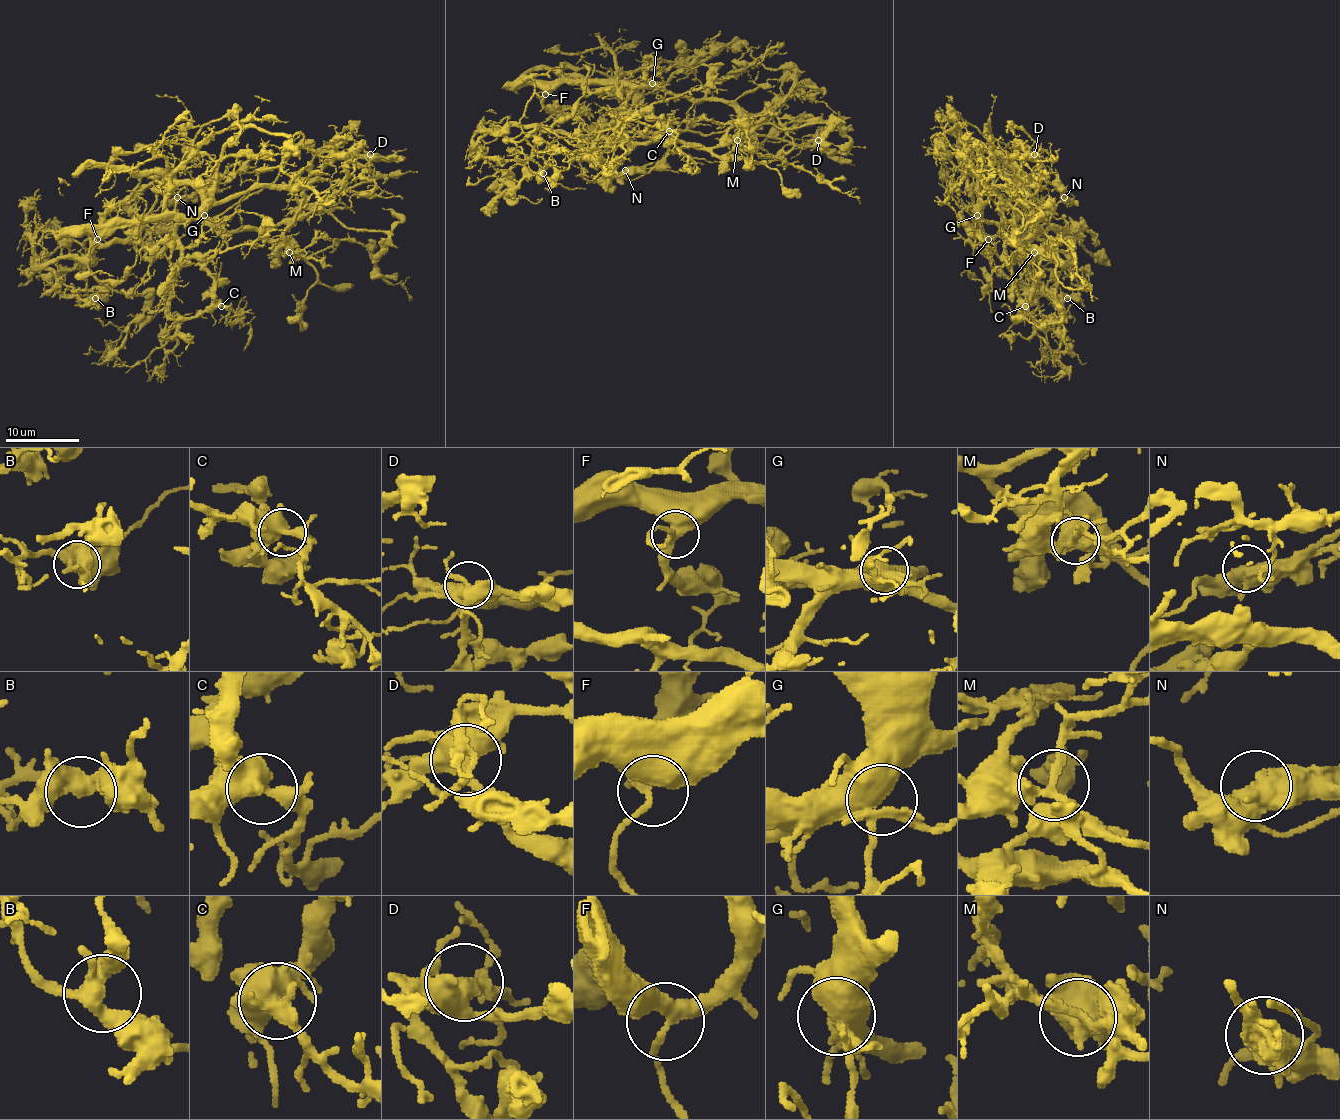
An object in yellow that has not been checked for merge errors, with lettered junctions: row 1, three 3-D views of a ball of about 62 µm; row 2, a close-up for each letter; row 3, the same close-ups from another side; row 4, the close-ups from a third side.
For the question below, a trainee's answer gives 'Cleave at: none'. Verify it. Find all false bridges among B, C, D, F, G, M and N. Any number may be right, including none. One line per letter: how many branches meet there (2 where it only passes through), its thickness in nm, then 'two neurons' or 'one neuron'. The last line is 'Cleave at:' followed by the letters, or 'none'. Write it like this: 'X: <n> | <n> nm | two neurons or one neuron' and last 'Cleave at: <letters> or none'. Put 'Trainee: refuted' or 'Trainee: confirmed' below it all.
B: 5 | 400 nm | one neuron
C: 4 | 480 nm | one neuron
D: 5 | 440 nm | one neuron
F: 3 | 360 nm | one neuron
G: 4 | 500 nm | one neuron
M: 3 | 200 nm | one neuron
N: 4 | 500 nm | one neuron
Cleave at: none
Trainee: confirmed

